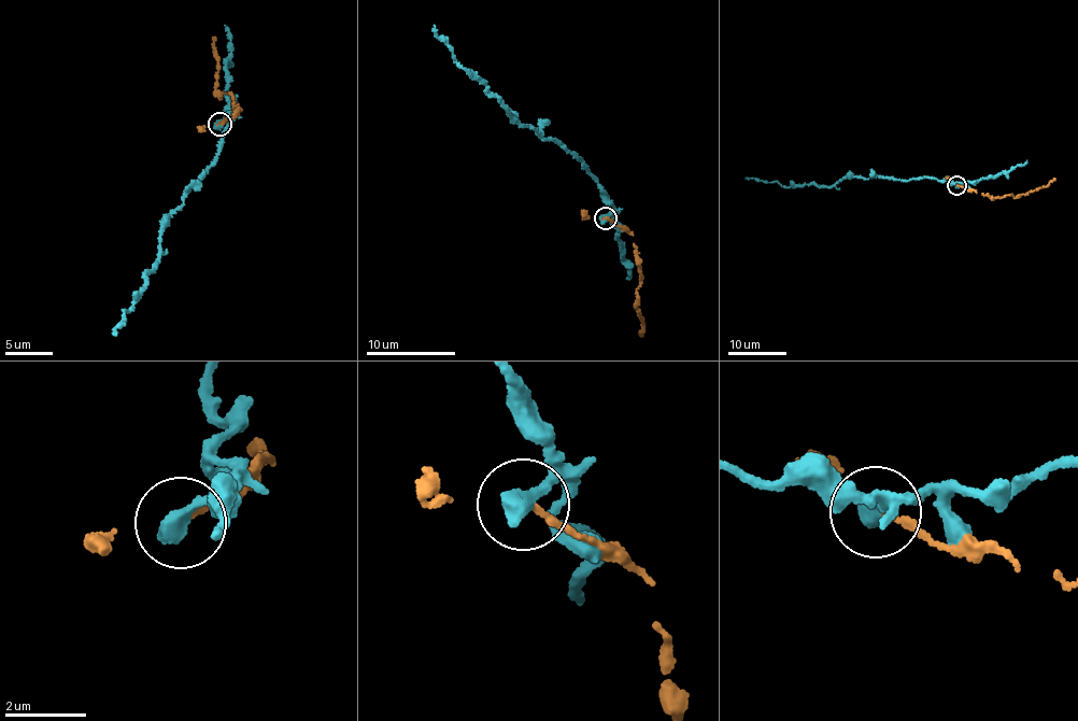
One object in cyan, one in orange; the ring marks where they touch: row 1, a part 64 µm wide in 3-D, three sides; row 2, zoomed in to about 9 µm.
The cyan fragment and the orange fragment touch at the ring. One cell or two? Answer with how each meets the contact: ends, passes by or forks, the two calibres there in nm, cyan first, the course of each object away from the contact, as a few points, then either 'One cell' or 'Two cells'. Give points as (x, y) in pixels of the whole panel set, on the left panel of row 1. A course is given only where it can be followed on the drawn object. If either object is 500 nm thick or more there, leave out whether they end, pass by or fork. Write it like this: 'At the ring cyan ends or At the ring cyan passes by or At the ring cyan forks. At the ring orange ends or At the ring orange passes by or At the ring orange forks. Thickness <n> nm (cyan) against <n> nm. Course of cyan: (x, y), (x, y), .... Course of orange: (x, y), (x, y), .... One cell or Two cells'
Thickness 500 nm (cyan) against 170 nm. Course of cyan: (220, 124), (229, 117), (212, 163), (167, 217), (157, 264), (116, 333). Course of orange: (220, 123), (241, 111), (235, 107), (228, 92), (218, 98), (215, 94), (218, 65), (215, 37). Two cells

